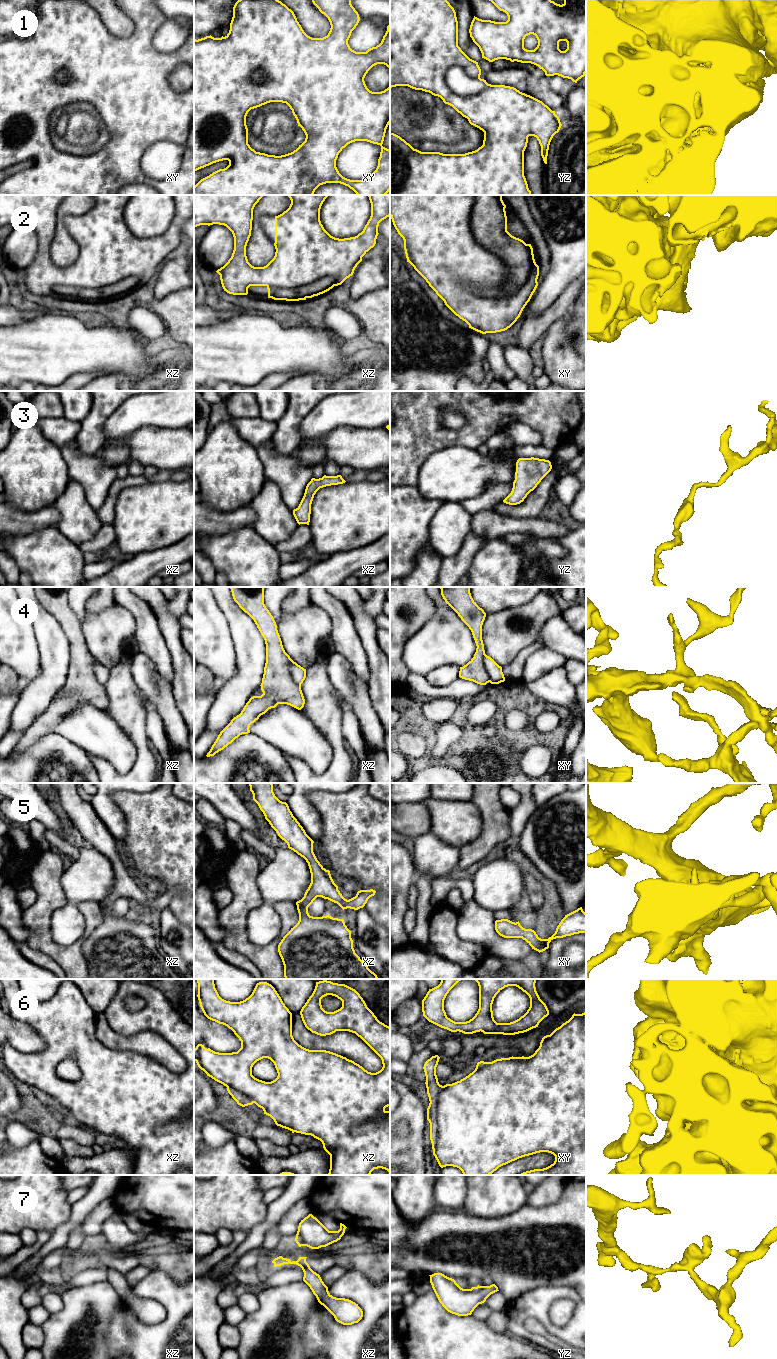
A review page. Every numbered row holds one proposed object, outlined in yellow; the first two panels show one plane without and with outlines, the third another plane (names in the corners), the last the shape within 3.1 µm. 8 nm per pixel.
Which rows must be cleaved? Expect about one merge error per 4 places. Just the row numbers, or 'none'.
4, 5

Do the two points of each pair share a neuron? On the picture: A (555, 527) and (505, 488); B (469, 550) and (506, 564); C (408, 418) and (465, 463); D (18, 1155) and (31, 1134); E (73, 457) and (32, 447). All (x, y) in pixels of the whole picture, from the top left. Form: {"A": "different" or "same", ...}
{"A": "different", "B": "different", "C": "different", "D": "different", "E": "different"}

